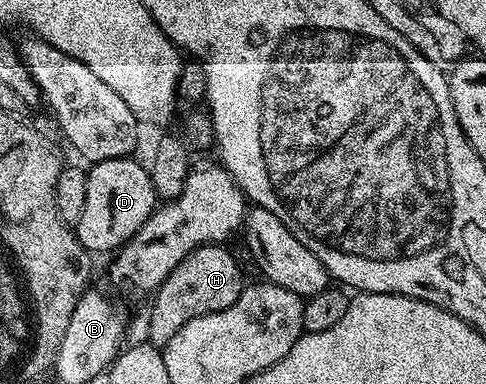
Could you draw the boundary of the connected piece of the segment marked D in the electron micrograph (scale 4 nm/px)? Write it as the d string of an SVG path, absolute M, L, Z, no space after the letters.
M126 157L123 159L104 159L101 163L92 164L87 171L87 201L83 201L83 213L75 224L77 240L82 243L85 250L90 253L96 251L116 252L125 246L129 239L143 224L147 217L151 217L159 200L148 170L136 163L136 158Z

